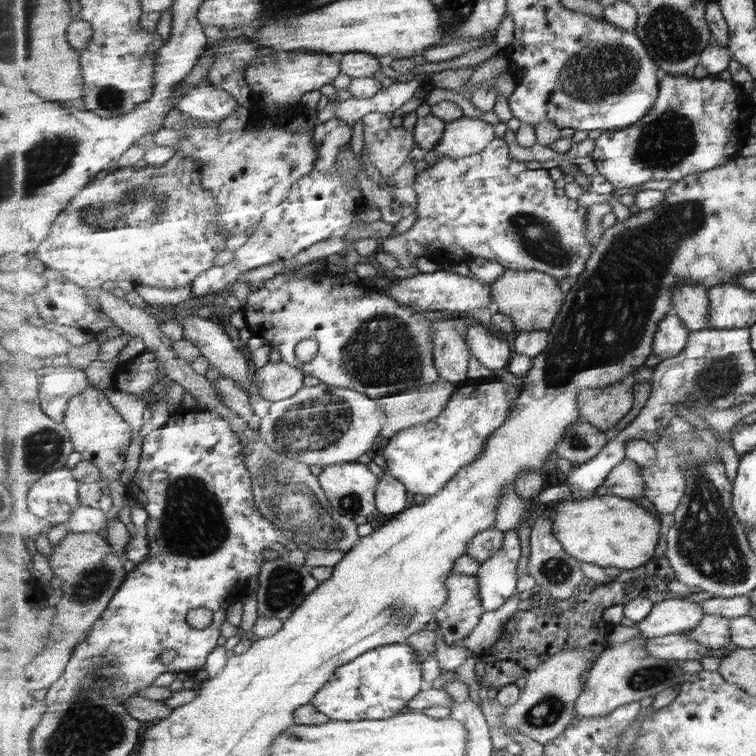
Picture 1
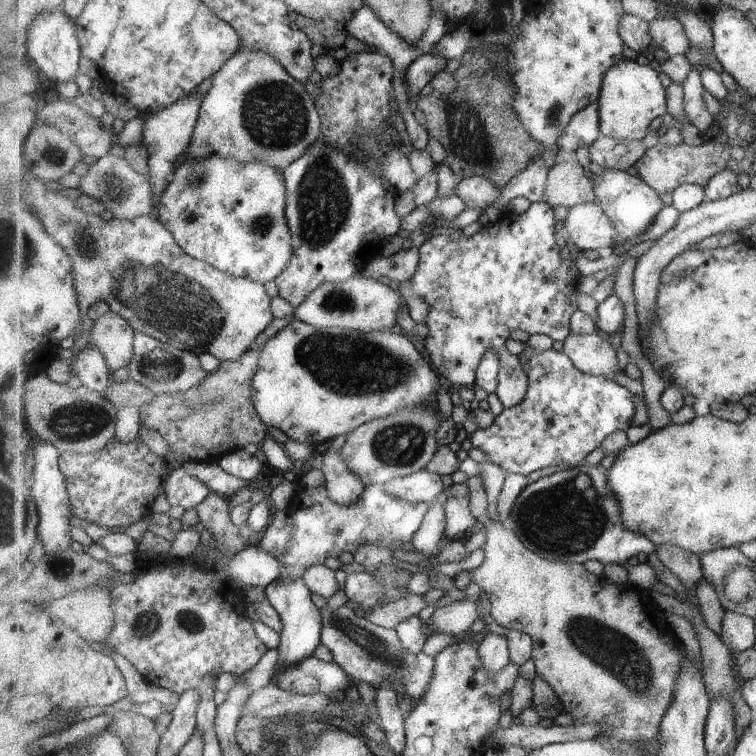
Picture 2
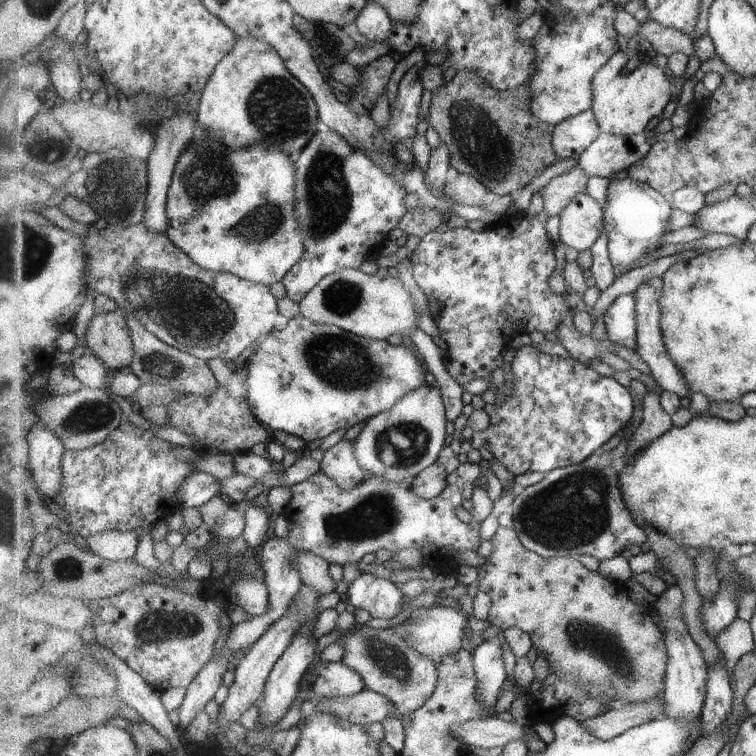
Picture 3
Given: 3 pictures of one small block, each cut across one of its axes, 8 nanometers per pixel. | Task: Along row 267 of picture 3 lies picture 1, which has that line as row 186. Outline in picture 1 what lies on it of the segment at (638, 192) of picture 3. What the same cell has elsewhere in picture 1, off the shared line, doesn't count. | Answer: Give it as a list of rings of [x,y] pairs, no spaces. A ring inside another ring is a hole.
[[[665,74],[659,80],[659,96],[651,112],[630,128],[603,132],[595,141],[591,157],[595,159],[598,173],[612,184],[614,190],[633,188],[651,180],[679,181],[689,174],[713,170],[739,157],[739,150],[747,144],[747,138],[751,135],[749,126],[745,124],[747,102],[749,96],[735,80],[727,81],[709,75],[699,79]]]

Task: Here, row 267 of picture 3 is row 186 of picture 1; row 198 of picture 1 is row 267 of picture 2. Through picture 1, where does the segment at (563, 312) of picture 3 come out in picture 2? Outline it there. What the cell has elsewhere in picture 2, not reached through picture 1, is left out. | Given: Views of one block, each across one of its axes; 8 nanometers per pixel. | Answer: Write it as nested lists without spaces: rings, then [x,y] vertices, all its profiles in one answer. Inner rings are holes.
[[[539,201],[532,203],[527,211],[517,215],[509,212],[504,212],[503,215],[492,225],[485,225],[478,232],[470,237],[464,236],[461,233],[459,238],[449,237],[449,233],[435,233],[432,234],[425,243],[421,246],[420,251],[422,254],[417,272],[412,278],[412,288],[415,293],[420,295],[425,303],[428,305],[428,315],[425,319],[425,325],[428,327],[428,333],[422,338],[422,346],[427,350],[429,358],[432,363],[435,364],[435,368],[440,372],[442,378],[449,384],[451,388],[469,387],[474,388],[476,386],[476,372],[479,368],[479,364],[483,360],[487,349],[495,349],[499,355],[500,369],[498,376],[498,387],[496,395],[503,404],[503,408],[514,407],[520,402],[523,402],[524,396],[527,394],[528,388],[530,387],[530,378],[524,369],[523,361],[519,355],[515,355],[510,351],[508,347],[508,340],[511,338],[511,334],[515,330],[523,330],[529,335],[545,335],[551,337],[555,342],[561,340],[565,342],[568,336],[572,333],[570,329],[571,317],[574,312],[579,308],[579,291],[578,286],[580,285],[580,275],[573,274],[571,264],[573,260],[571,256],[568,259],[561,256],[561,248],[555,240],[555,226],[557,226],[557,220],[555,220],[555,212],[553,208],[549,207],[548,202]]]

